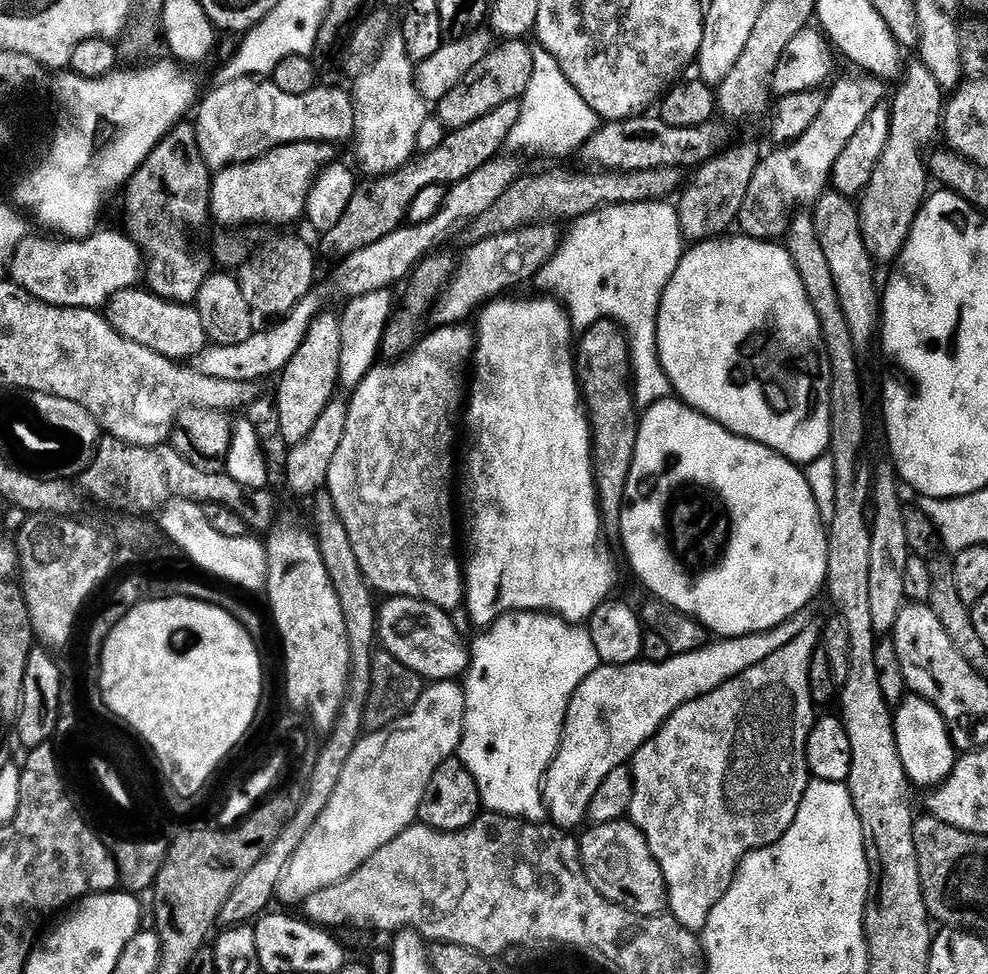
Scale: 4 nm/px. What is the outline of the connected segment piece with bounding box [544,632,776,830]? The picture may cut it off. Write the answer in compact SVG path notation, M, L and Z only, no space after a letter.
M755 632L749 636L729 636L719 642L710 642L690 654L674 654L661 664L604 664L596 668L570 698L564 719L564 737L560 739L560 748L544 778L544 802L548 806L551 823L557 828L576 830L580 823L588 820L590 798L594 798L598 786L602 786L602 778L606 778L610 770L625 767L640 747L668 721L670 714L678 710L678 706L704 696L730 678L750 670L750 666L766 662L775 649L767 641L766 632Z

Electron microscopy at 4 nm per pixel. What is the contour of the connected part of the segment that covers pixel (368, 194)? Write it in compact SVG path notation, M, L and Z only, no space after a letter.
M520 100L506 102L506 106L498 106L486 118L478 118L478 122L470 122L470 126L449 131L445 135L442 146L434 146L432 152L425 152L409 160L407 164L392 173L369 179L368 185L357 187L350 198L350 206L342 214L338 226L319 237L321 253L340 252L347 254L357 248L370 246L394 231L398 231L408 220L408 211L418 194L428 186L443 184L451 186L470 178L474 170L482 170L482 166L492 163L505 151L502 138L510 132L510 126L516 126L522 115Z

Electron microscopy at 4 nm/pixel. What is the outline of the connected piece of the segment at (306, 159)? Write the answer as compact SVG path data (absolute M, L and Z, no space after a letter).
M331 143L283 144L257 160L219 169L211 181L211 219L220 224L260 224L263 220L296 220L299 216L301 219L305 215L316 177L333 163L332 150Z

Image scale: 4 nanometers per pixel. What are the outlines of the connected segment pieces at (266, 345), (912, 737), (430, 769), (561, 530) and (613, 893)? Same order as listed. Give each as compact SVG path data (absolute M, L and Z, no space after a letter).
M300 310L290 312L279 322L273 323L276 324L273 328L268 328L265 332L253 331L246 342L206 347L195 357L195 370L210 378L226 378L230 382L257 382L256 380L264 380L267 376L282 373L285 365L298 353L311 328L313 317L303 316L302 313Z
M909 694L904 697L903 704L895 709L894 719L898 754L902 758L902 766L909 781L917 789L928 788L927 790L943 784L944 779L954 770L958 753L939 710L926 698Z
M457 681L436 682L425 687L418 702L402 719L395 720L381 731L362 736L342 768L342 775L330 802L319 815L318 822L307 832L306 838L299 844L294 858L288 864L288 869L276 888L277 901L300 904L312 894L342 882L360 869L374 852L411 827L419 817L422 798L425 797L426 786L433 777L434 770L459 751L464 720L463 685Z
M497 298L491 302L485 303L479 309L480 325L475 325L476 350L474 353L474 372L476 368L476 377L470 380L470 395L466 400L466 420L468 416L468 432L472 435L472 449L468 452L468 469L463 469L462 484L464 480L464 508L468 511L468 556L466 552L466 563L464 570L464 590L466 593L466 609L472 615L472 620L480 626L491 626L500 616L508 612L551 612L554 616L561 616L564 620L573 622L587 622L591 620L594 610L603 604L605 600L613 595L612 587L616 584L616 568L612 565L612 556L606 549L600 548L600 520L602 521L602 501L596 490L596 469L594 467L594 424L582 403L582 384L578 379L578 364L574 359L574 325L568 319L568 313L555 299L544 298L548 300L508 300L512 298Z
M625 818L605 824L597 824L589 827L589 829L585 836L579 837L580 857L584 863L584 872L590 878L594 890L598 890L598 894L602 894L610 902L614 902L634 914L642 914L643 916L661 915L668 906L668 887L664 881L662 870L638 825L632 823L631 819Z

